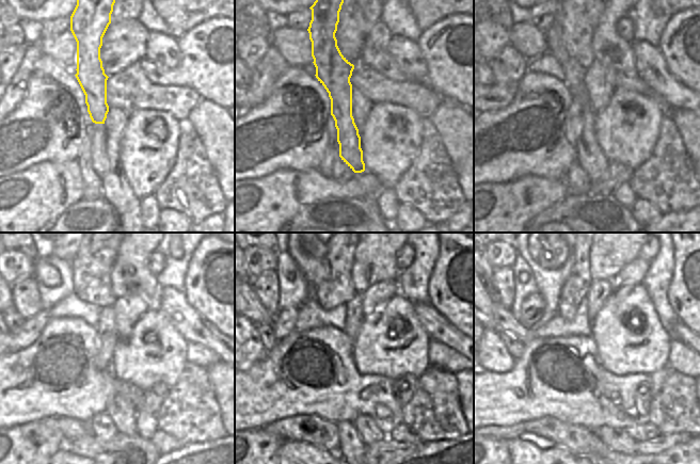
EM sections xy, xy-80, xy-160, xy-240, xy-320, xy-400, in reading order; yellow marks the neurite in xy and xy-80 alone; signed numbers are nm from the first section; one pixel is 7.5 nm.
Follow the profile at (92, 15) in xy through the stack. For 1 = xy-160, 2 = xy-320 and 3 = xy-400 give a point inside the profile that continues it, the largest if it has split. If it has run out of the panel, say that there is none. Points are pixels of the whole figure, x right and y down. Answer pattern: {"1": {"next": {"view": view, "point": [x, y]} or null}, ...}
{"1": {"next": {"view": "xy-160", "point": [589, 155]}}, "2": {"next": {"view": "xy-320", "point": [369, 433]}}, "3": {"next": {"view": "xy-400", "point": [617, 440]}}}

